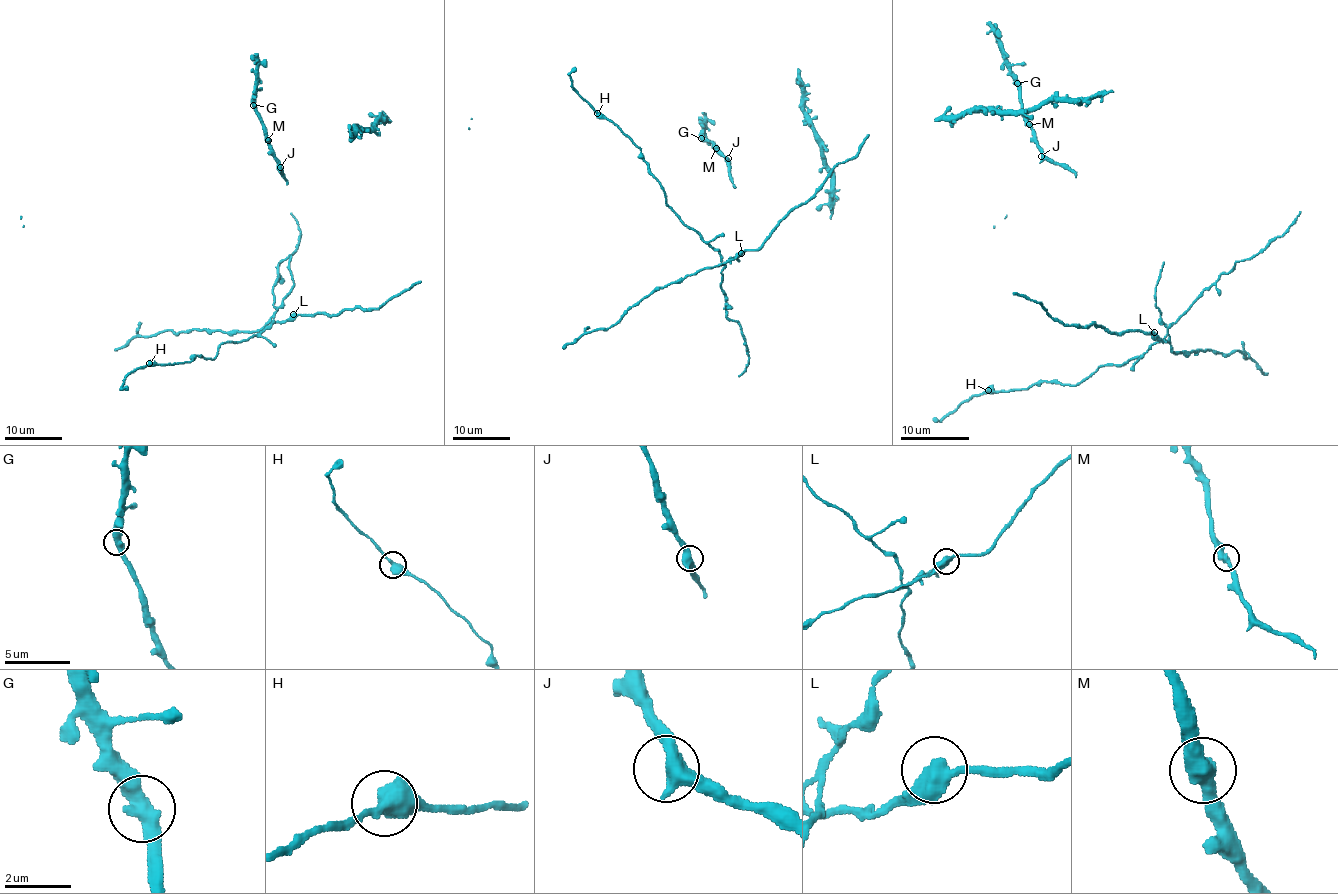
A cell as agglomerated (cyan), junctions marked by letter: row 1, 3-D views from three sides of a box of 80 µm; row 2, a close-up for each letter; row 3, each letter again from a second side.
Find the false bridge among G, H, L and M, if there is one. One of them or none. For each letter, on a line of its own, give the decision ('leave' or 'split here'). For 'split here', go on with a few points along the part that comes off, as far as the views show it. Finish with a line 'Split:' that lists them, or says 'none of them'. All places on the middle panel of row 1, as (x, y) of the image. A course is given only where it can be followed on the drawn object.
G: leave
H: leave
L: leave
M: leave
Split: none of them

